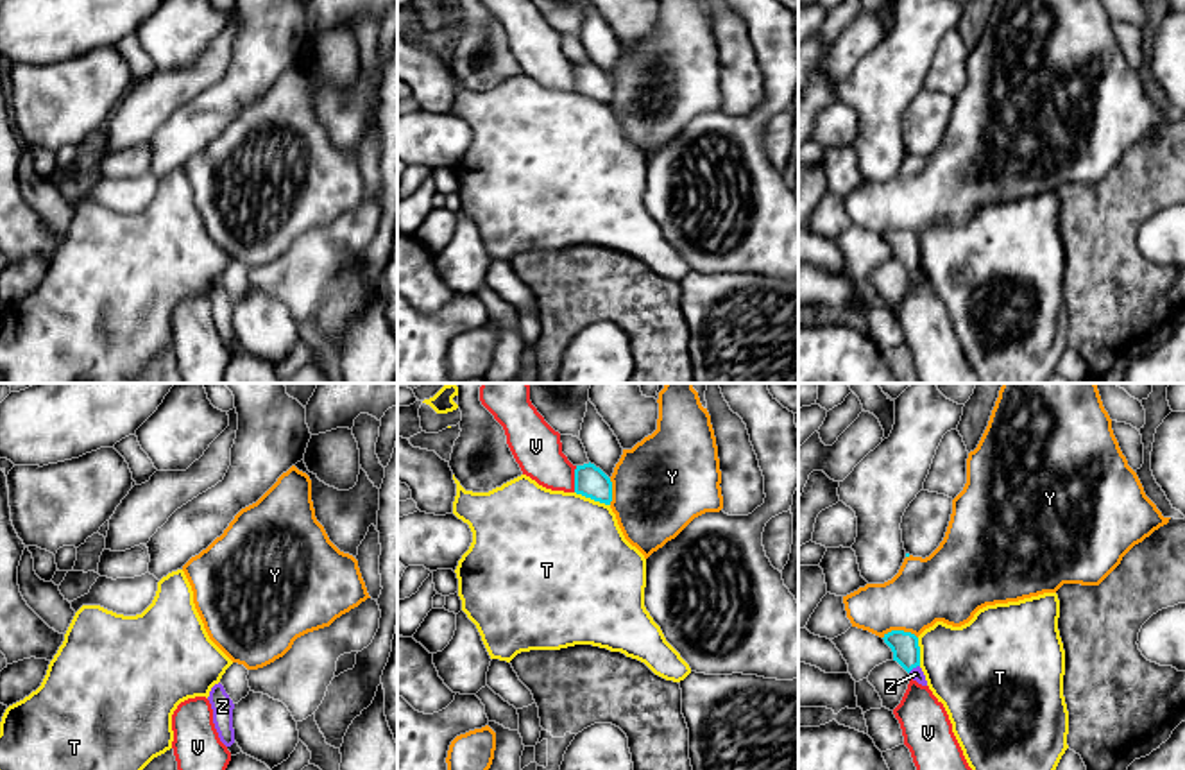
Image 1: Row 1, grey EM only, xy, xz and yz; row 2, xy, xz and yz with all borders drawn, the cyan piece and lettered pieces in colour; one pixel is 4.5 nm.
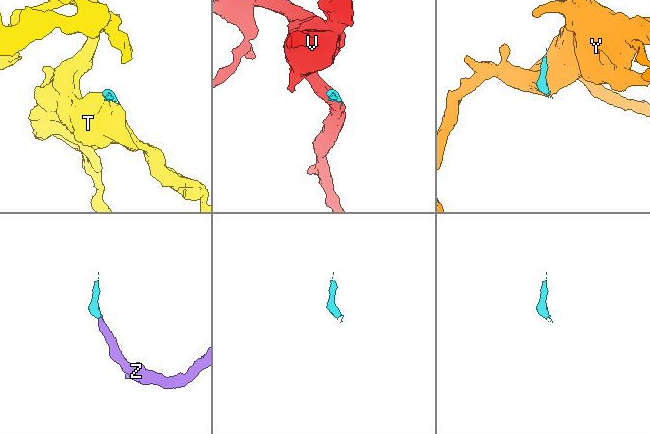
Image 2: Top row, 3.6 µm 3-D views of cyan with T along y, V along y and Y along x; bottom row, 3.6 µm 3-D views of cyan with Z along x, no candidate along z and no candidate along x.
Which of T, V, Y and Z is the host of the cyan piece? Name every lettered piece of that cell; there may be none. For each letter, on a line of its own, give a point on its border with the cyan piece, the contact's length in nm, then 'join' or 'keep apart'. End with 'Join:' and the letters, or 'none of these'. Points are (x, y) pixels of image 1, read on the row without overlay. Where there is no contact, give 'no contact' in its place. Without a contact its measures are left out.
T: xz (593, 97) | 170 nm | keep apart
V: xz (575, 77) | 120 nm | keep apart
Y: yz (901, 230) | 160 nm | keep apart
Z: yz (913, 265) | 70 nm | join
Join: Z

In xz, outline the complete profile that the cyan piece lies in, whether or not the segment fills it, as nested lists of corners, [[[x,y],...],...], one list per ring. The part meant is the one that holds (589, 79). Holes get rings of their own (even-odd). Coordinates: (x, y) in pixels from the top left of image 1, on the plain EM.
[[[589,61],[575,68],[575,91],[610,104],[612,81],[600,66]]]

